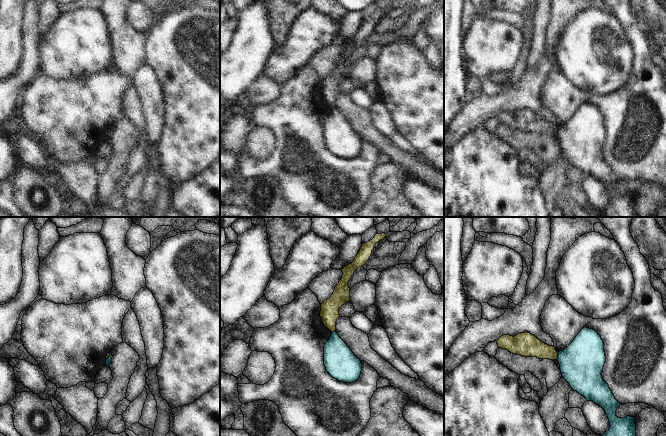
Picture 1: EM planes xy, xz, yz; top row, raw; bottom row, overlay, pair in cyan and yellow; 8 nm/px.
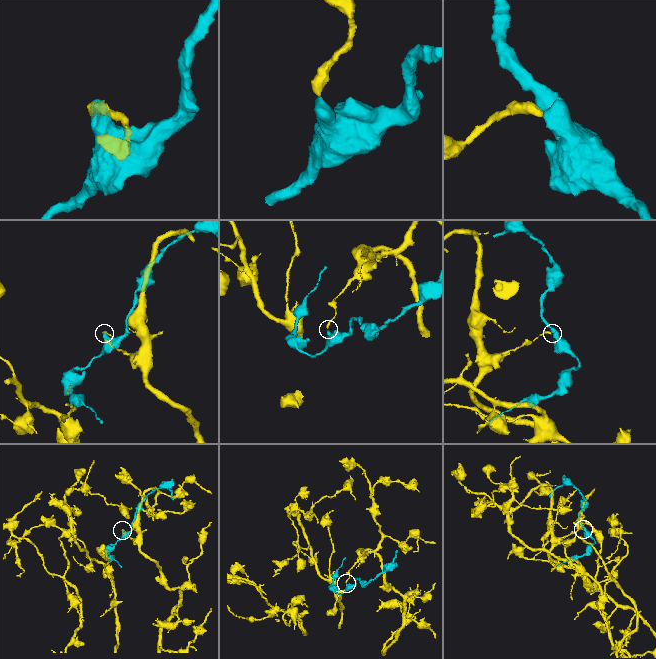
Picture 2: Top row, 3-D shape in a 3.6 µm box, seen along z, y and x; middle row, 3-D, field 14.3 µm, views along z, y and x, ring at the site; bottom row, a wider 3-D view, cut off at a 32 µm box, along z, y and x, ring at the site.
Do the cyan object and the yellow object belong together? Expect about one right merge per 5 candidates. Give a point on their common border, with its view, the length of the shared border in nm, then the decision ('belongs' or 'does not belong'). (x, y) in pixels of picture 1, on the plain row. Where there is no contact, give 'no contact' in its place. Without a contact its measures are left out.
yz (558, 131) | 60 nm | does not belong

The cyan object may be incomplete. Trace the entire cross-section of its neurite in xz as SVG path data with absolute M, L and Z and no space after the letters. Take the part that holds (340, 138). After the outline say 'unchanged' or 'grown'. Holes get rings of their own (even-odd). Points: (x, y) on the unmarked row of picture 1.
M336 107L324 121L326 147L340 158L352 159L359 155L362 139Z | unchanged

